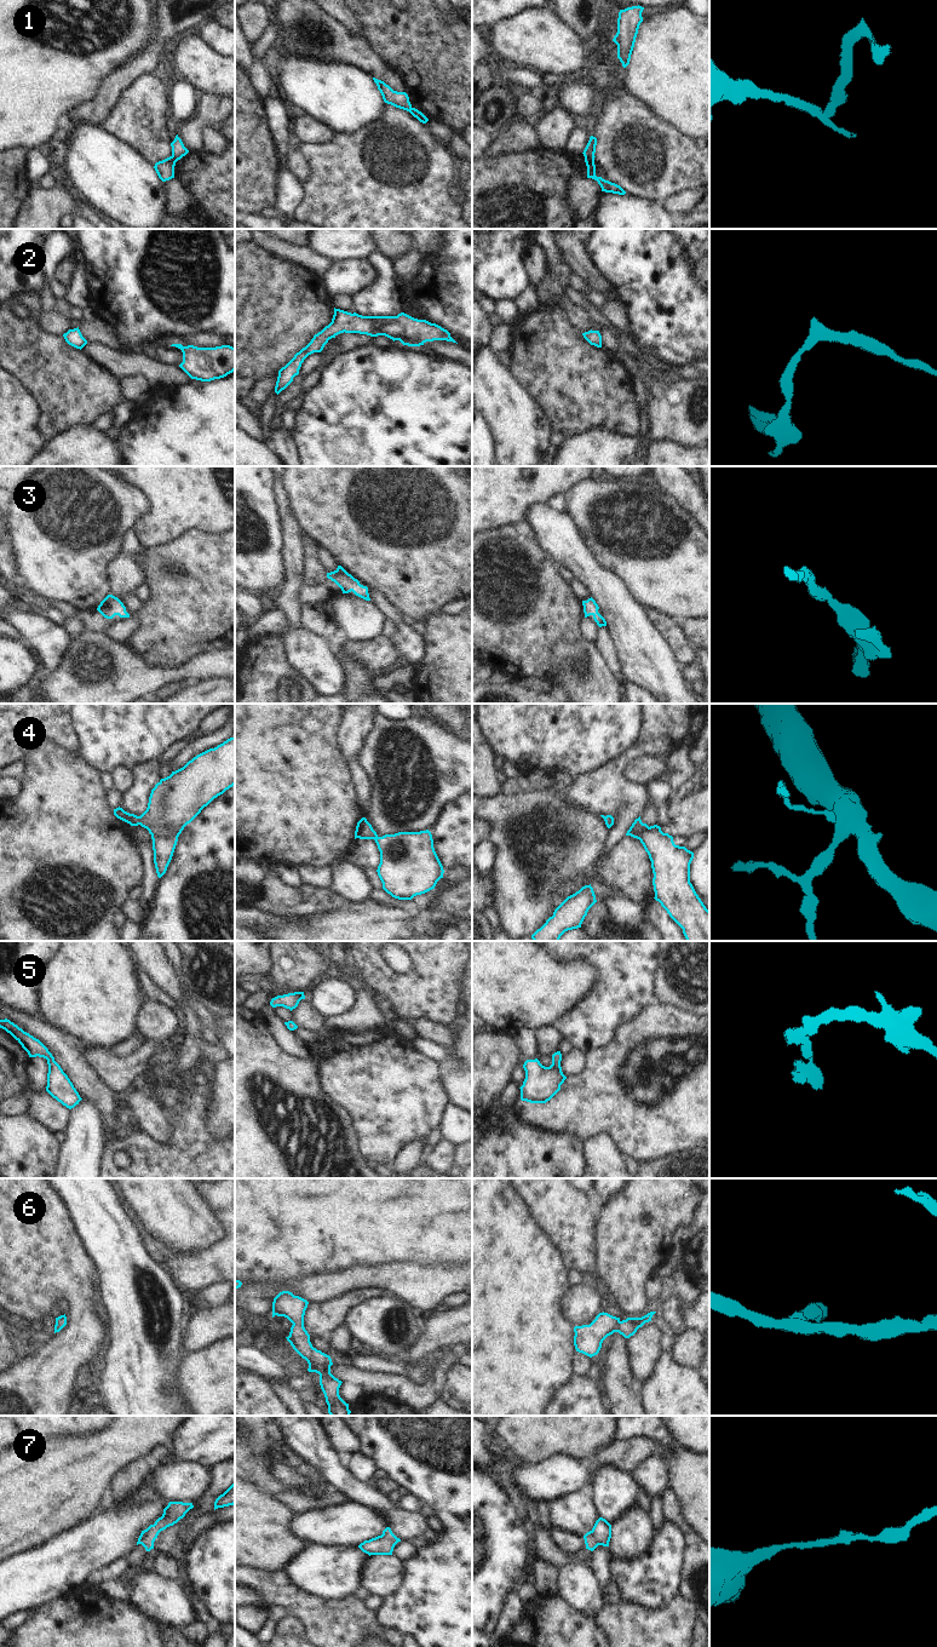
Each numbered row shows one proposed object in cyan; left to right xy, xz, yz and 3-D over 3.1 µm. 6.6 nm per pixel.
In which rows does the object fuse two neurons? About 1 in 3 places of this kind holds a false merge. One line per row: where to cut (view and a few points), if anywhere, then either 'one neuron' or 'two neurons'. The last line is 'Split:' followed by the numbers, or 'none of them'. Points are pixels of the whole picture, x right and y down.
1: cut yz (585, 155), (593, 164); two neurons
2: cut none; one neuron
3: cut none; one neuron
4: cut none; one neuron
5: cut none; one neuron
6: cut none; one neuron
7: cut none; one neuron
Split: 1

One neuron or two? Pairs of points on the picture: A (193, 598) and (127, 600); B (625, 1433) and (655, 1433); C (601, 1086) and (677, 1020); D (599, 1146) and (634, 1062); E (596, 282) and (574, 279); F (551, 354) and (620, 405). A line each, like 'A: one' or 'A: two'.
A: two
B: one
C: one
D: two
E: two
F: one

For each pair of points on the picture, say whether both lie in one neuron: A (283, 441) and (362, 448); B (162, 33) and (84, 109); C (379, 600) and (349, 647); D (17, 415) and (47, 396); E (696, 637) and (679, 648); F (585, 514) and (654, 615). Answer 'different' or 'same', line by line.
A: different
B: same
C: different
D: different
E: different
F: different

